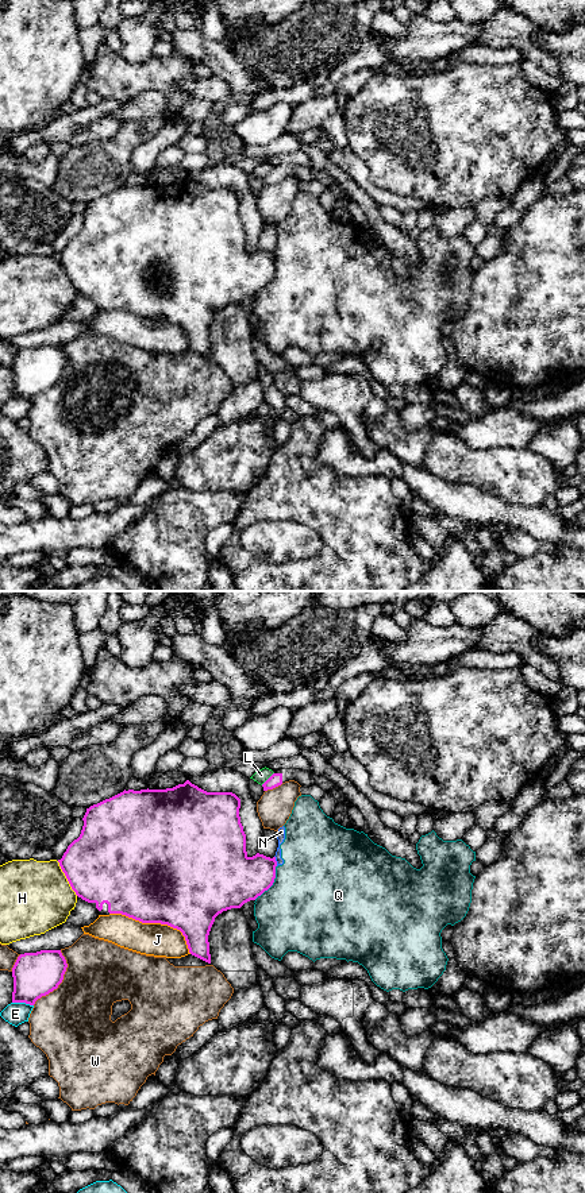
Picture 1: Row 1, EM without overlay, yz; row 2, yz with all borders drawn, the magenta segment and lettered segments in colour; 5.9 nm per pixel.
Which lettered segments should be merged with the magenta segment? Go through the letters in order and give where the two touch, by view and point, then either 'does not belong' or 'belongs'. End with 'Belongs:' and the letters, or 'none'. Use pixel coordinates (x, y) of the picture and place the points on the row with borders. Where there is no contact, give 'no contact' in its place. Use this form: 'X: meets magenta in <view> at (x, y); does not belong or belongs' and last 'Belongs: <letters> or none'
E: meets magenta in yz at (23, 1002); does not belong
H: meets magenta in yz at (66, 877); does not belong
J: meets magenta in yz at (156, 922); does not belong
L: meets magenta in yz at (268, 779); does not belong
N: meets magenta in yz at (276, 861); does not belong
Q: meets magenta in yz at (272, 884); does not belong
W: meets magenta in yz at (61, 981); does not belong
Belongs: none

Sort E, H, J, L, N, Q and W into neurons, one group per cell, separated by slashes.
E / H / J / L / N Q / W

